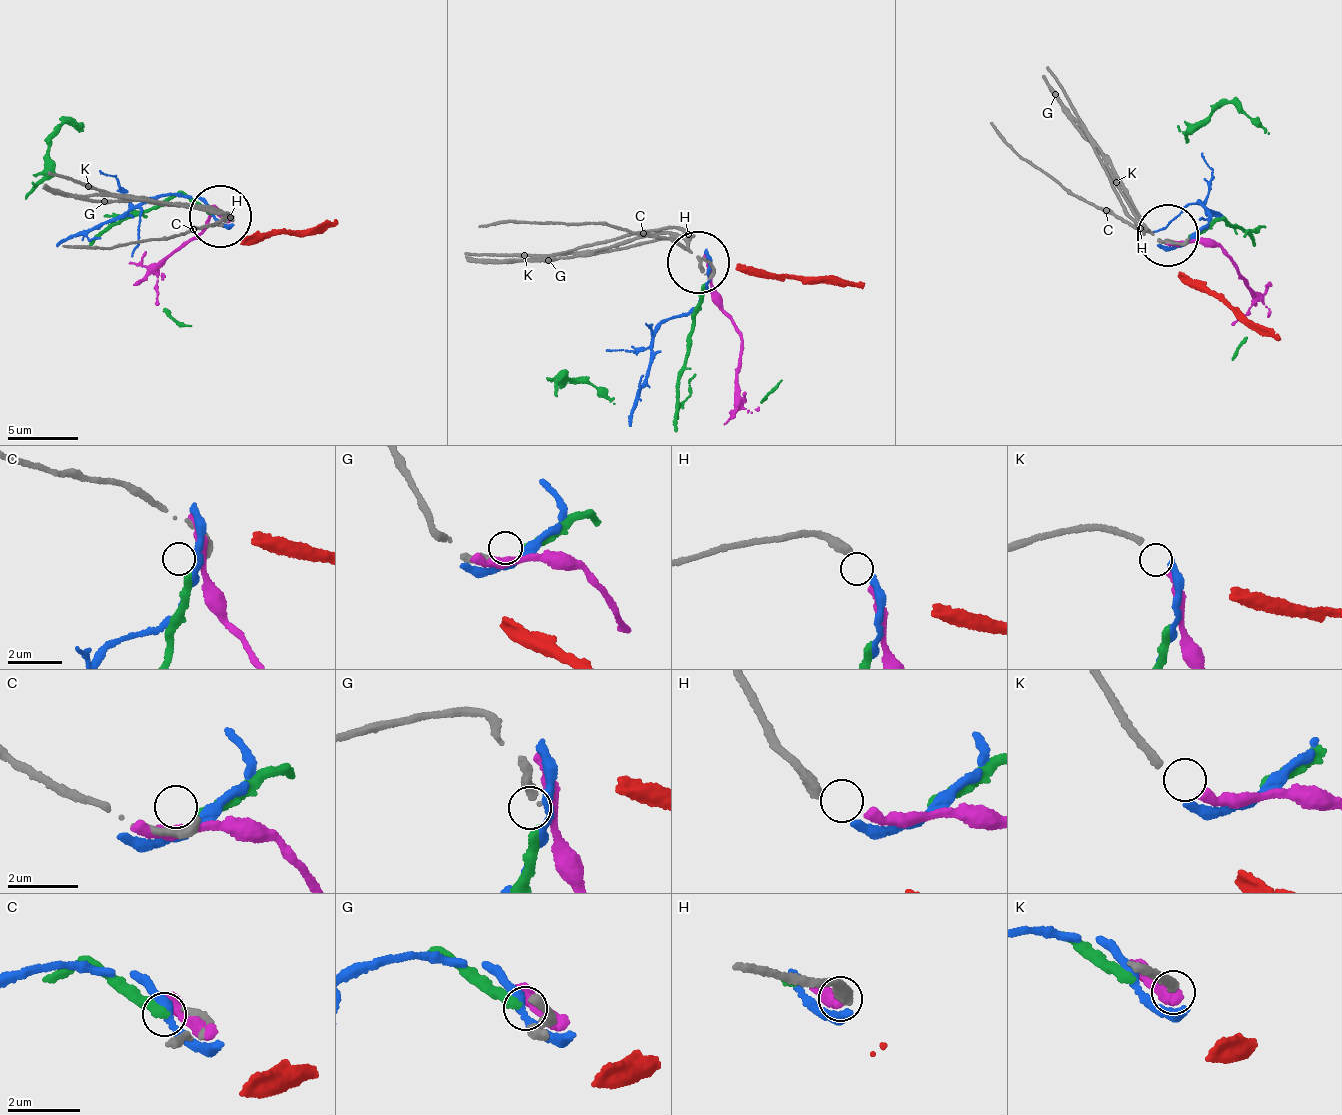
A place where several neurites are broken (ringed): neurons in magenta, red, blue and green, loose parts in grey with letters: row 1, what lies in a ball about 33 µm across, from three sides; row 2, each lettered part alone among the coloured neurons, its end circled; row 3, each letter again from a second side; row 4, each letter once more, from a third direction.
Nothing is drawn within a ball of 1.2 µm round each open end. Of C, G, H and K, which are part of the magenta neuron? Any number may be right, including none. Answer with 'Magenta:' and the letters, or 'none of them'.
Magenta: K

